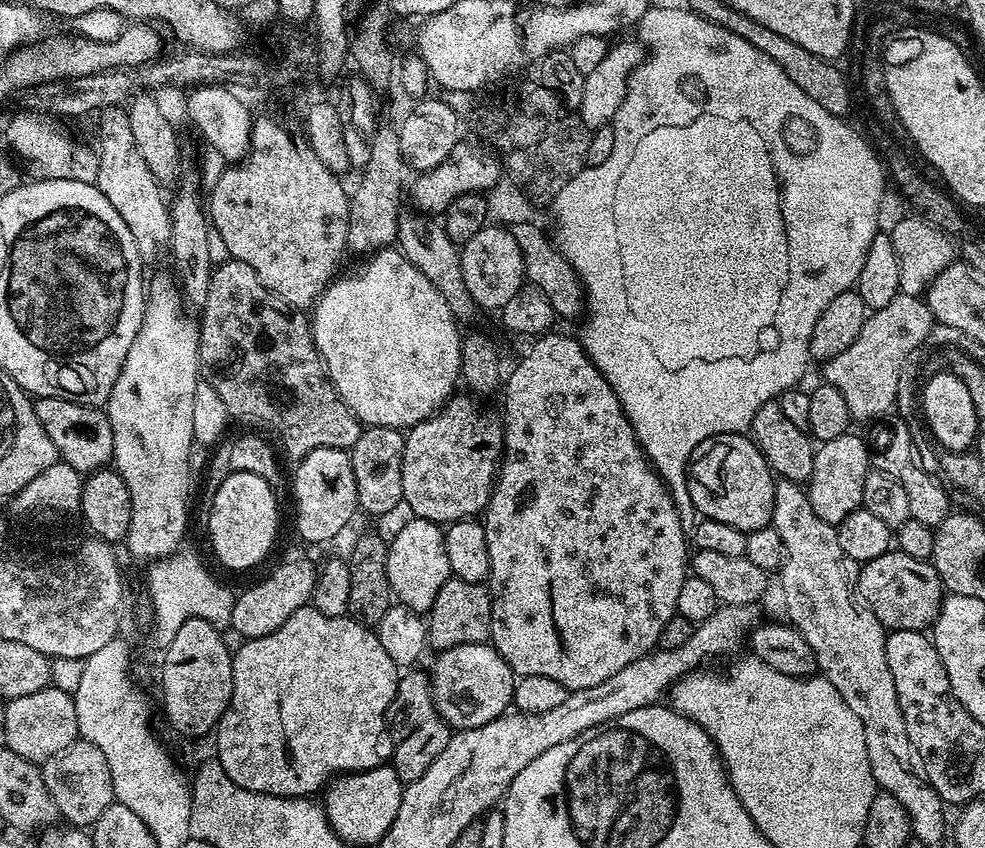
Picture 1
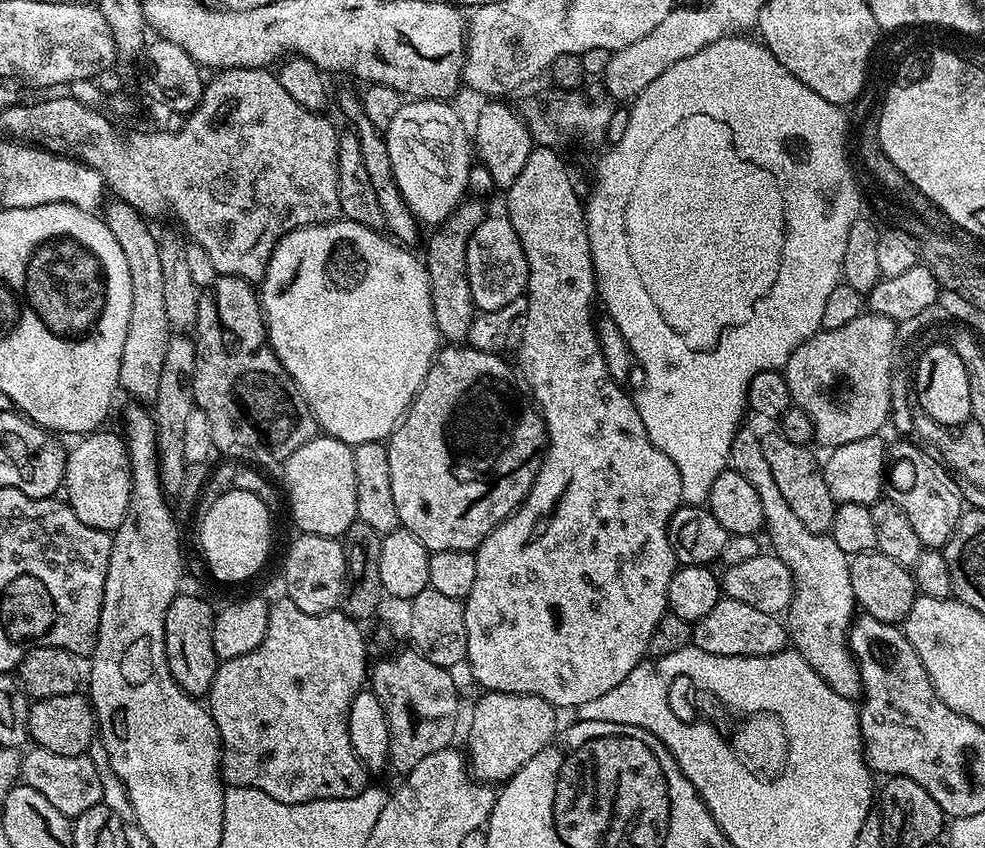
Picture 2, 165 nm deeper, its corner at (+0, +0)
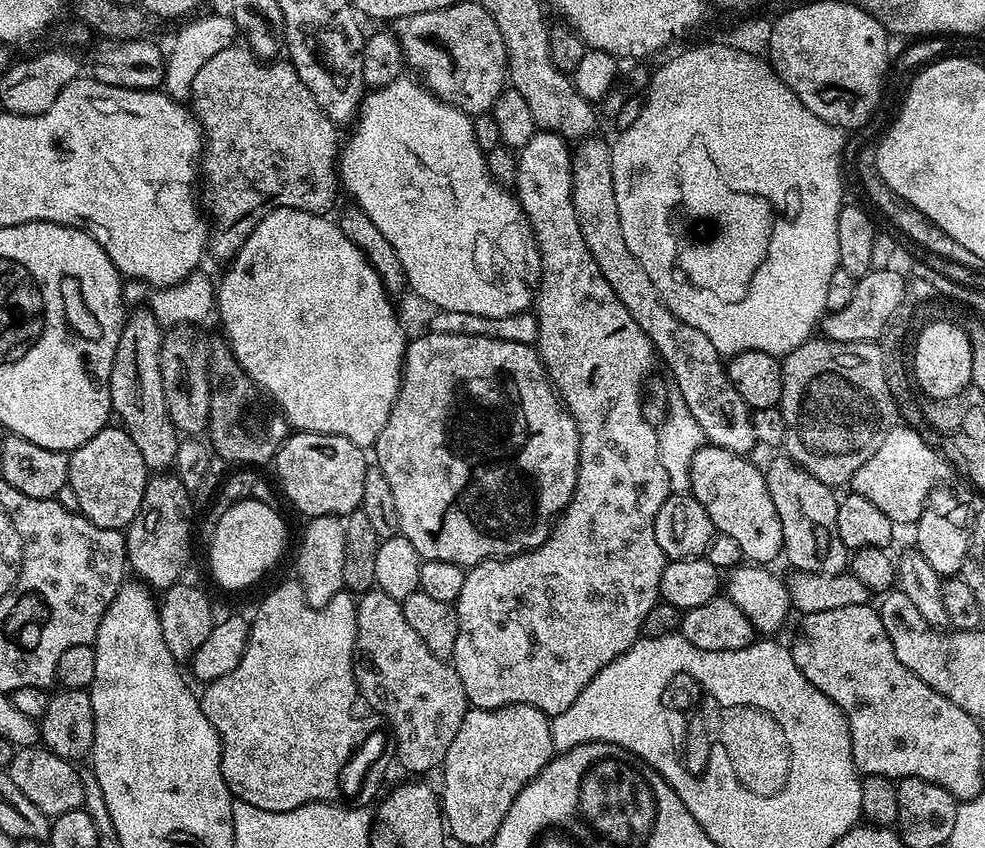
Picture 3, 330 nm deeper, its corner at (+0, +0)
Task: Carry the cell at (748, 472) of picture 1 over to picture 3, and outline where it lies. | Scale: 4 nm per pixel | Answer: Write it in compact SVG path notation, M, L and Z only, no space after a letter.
M705 443L694 454L694 462L690 462L690 494L702 502L702 510L710 514L710 522L717 532L726 534L742 546L744 560L761 566L771 565L771 560L784 550L782 522L778 522L778 510L774 510L774 501L770 499L770 490L766 490L766 478L763 471L751 464L748 456L739 456L730 450L722 450L718 446Z

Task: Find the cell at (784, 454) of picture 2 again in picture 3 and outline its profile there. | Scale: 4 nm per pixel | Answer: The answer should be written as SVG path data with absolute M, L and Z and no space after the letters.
M780 454L777 460L772 460L768 468L763 469L766 478L766 490L770 490L770 499L774 501L774 510L778 510L778 522L782 522L784 535L783 555L788 556L791 566L797 572L813 572L814 574L828 574L836 576L845 571L850 564L850 549L838 538L838 506L840 500L835 496L833 485L818 482L814 474L798 467L787 455Z

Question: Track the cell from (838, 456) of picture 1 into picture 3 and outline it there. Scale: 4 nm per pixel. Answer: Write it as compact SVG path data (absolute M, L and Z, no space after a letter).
M897 426L882 438L882 446L858 466L852 475L850 488L866 502L874 502L893 526L915 525L926 506L926 498L941 483L944 476L944 460L924 441L923 431L915 427Z

